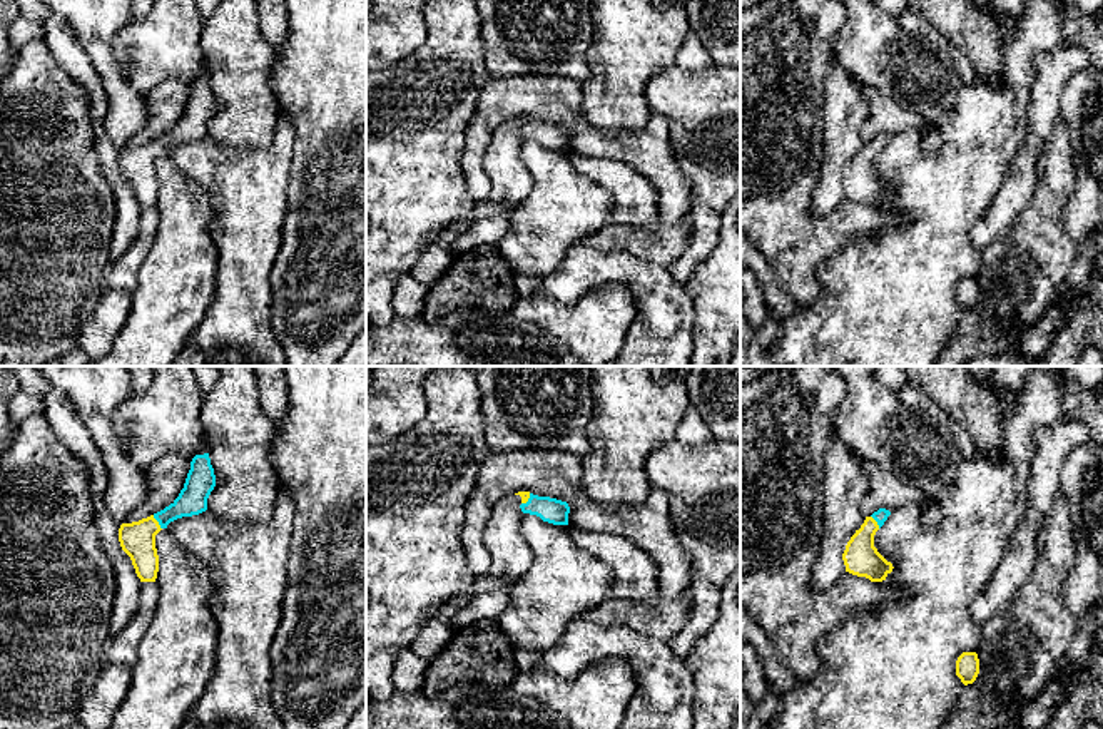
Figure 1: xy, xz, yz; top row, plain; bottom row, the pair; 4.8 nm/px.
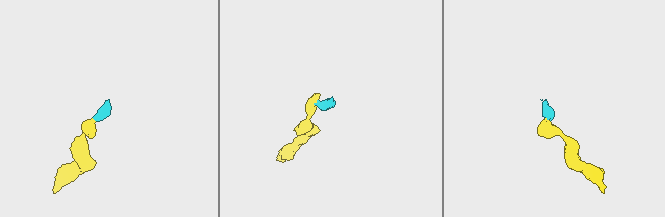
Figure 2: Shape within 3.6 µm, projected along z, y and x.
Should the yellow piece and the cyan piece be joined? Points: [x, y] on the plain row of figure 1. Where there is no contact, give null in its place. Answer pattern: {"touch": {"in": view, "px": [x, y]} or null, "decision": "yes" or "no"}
{"touch": {"in": "xy", "px": [157, 147]}, "decision": "yes"}

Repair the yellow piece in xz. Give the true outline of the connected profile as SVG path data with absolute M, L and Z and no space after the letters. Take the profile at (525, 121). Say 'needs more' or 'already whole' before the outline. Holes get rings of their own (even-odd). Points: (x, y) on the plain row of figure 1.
needs more; M518 117L515 120L521 122L520 134L523 139L536 140L543 147L553 150L568 150L570 132L567 127L550 122L538 122L530 117Z

